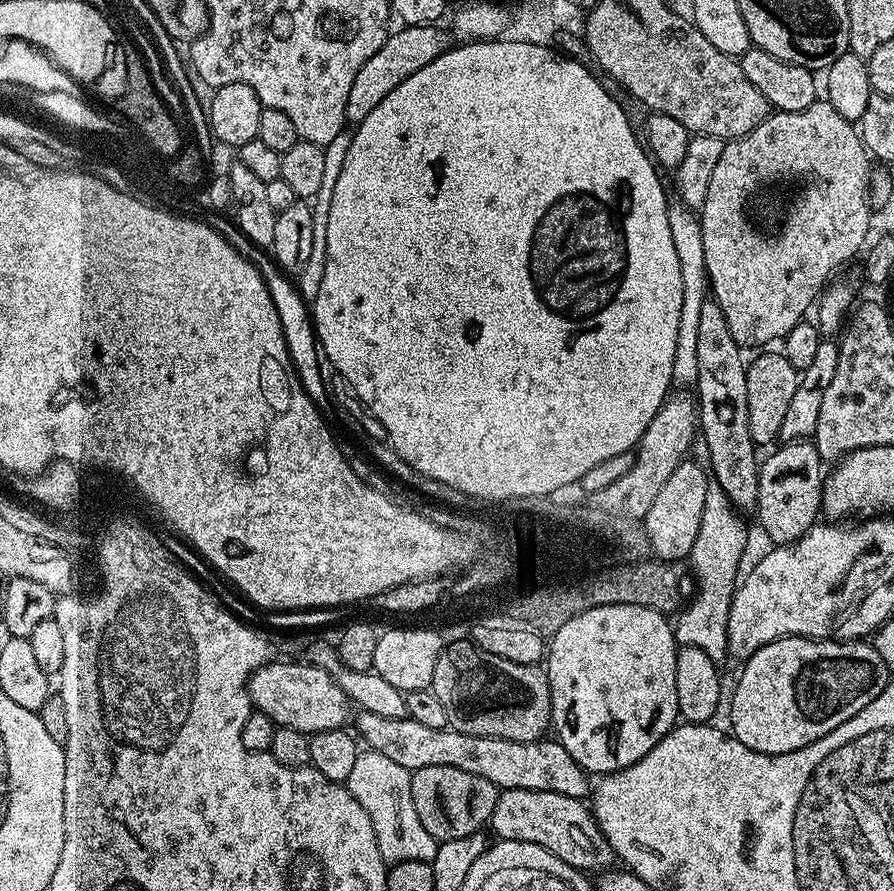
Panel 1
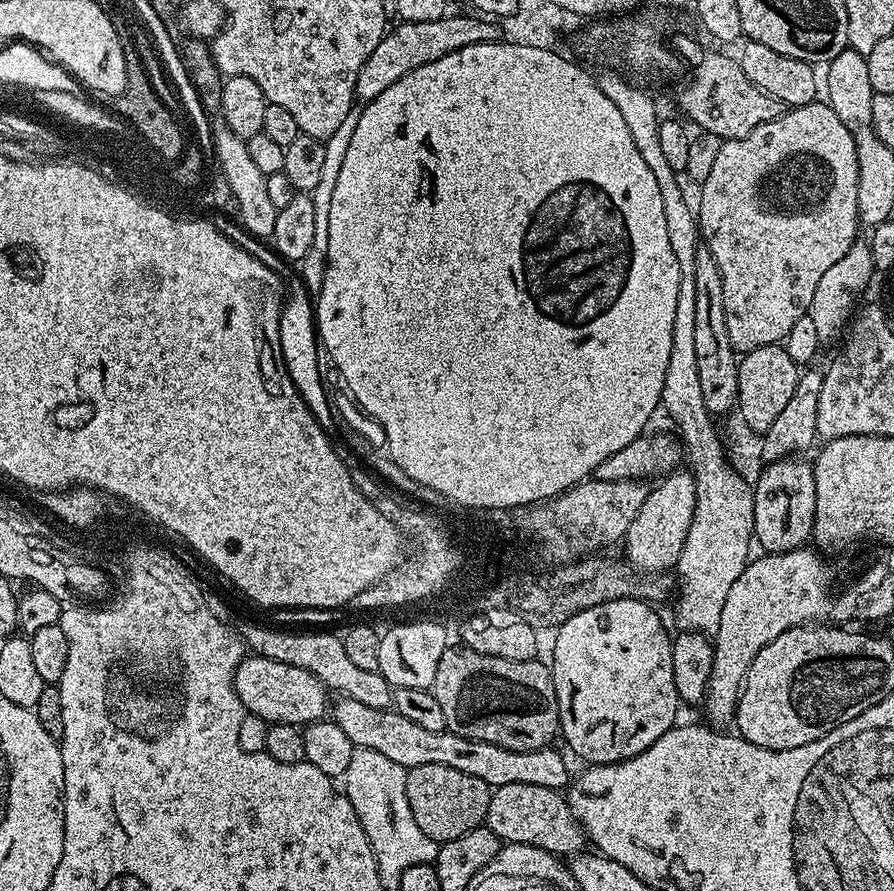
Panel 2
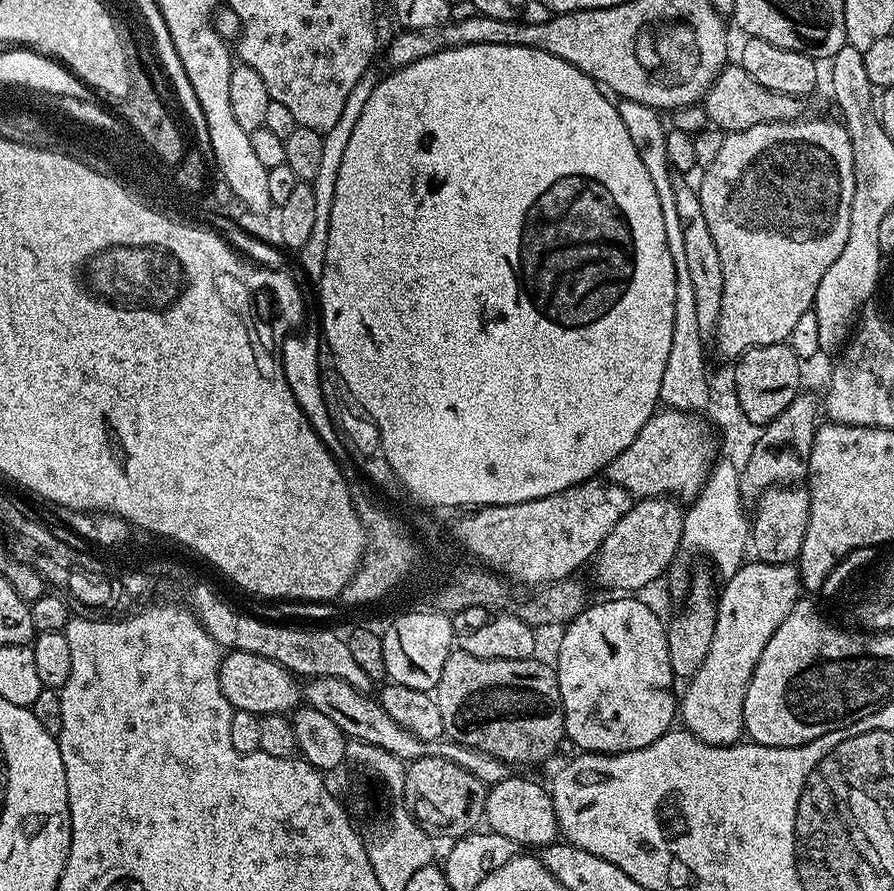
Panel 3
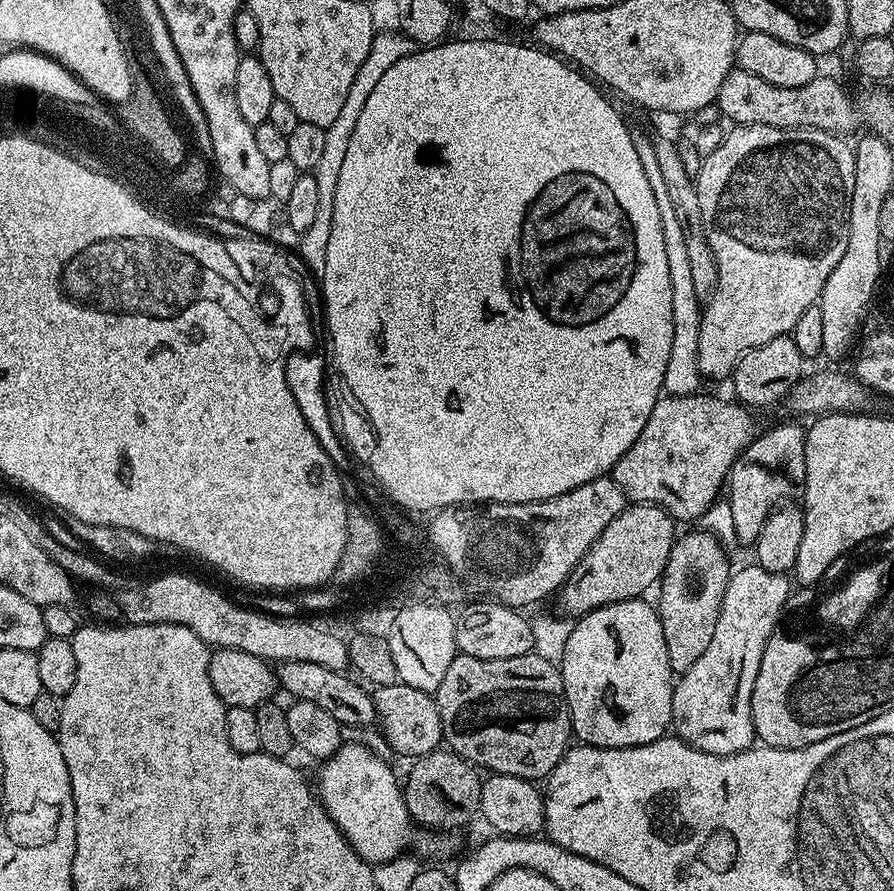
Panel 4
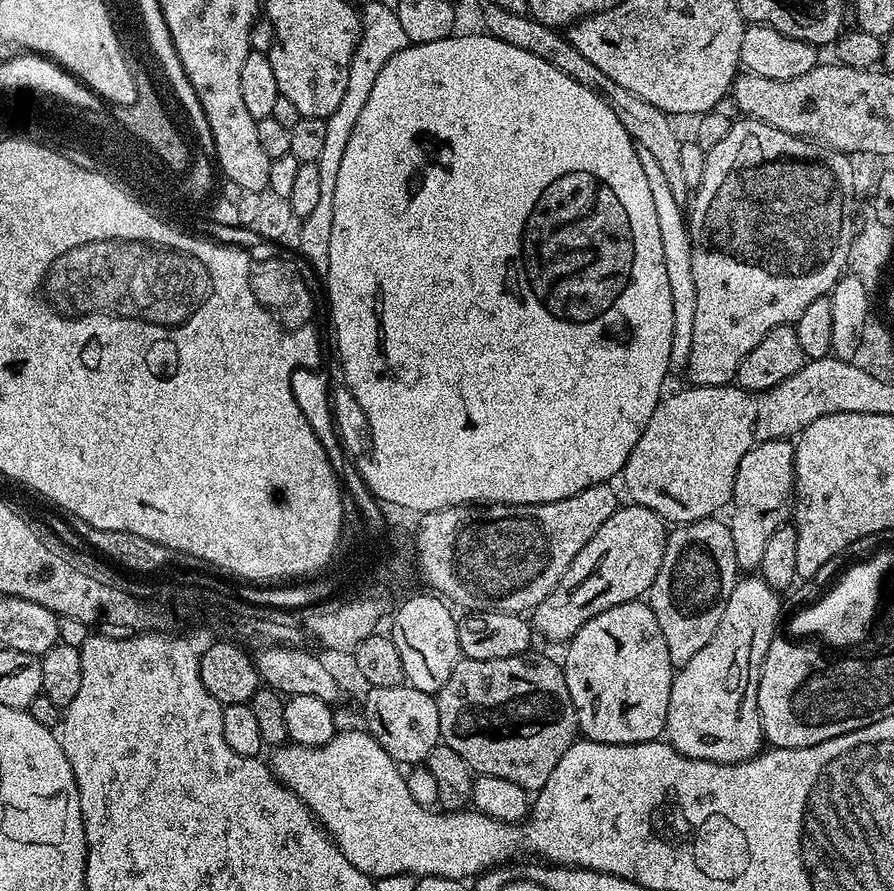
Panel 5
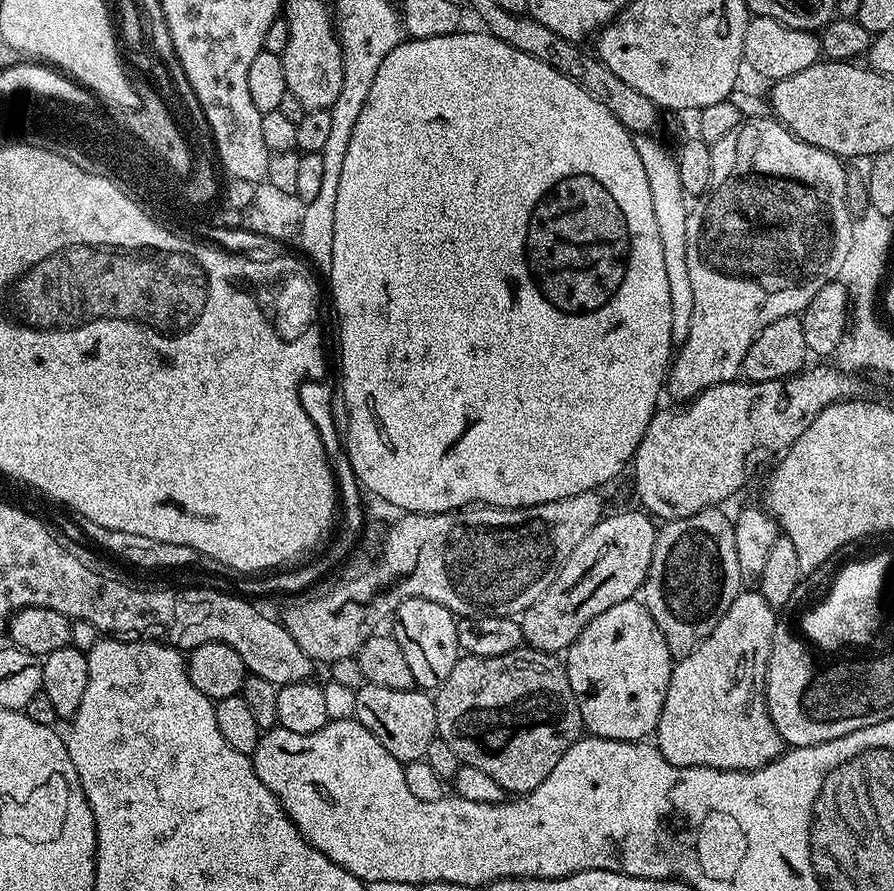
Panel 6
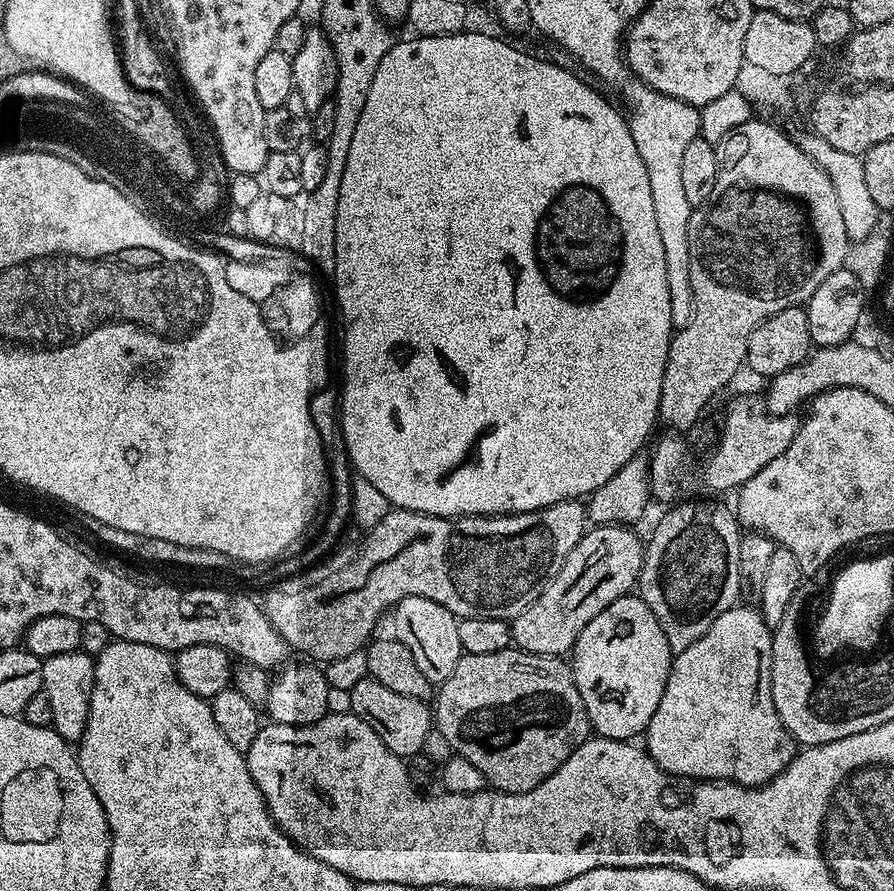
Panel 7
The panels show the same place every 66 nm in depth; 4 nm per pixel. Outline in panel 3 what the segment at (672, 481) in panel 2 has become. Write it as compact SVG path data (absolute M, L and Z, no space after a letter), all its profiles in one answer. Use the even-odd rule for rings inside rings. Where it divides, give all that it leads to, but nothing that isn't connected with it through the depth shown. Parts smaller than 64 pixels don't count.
M665 495L637 499L622 522L606 534L606 542L594 557L597 582L604 588L613 588L616 594L636 594L639 588L654 583L659 576L661 579L680 552L684 513L675 499Z

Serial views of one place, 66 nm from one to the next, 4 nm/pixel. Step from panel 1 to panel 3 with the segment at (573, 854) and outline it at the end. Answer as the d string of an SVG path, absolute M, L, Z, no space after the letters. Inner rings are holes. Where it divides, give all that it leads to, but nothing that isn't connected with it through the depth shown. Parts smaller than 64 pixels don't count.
M509 774L502 782L491 785L487 789L487 794L483 819L491 831L510 838L518 846L529 844L532 850L557 843L560 827L551 791L545 785L543 788L536 780L527 780L524 776Z

